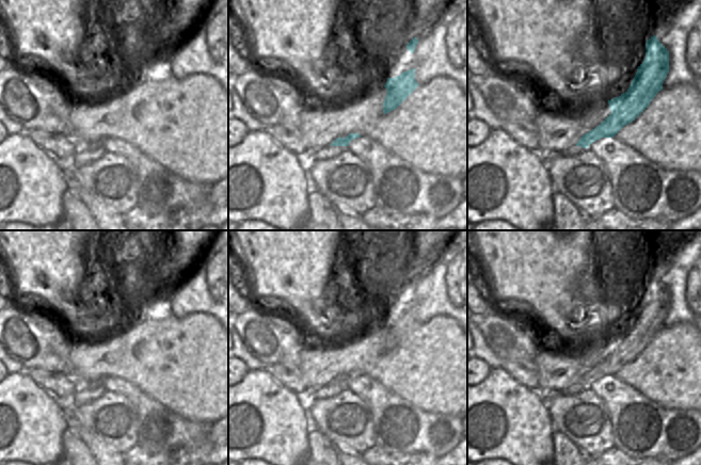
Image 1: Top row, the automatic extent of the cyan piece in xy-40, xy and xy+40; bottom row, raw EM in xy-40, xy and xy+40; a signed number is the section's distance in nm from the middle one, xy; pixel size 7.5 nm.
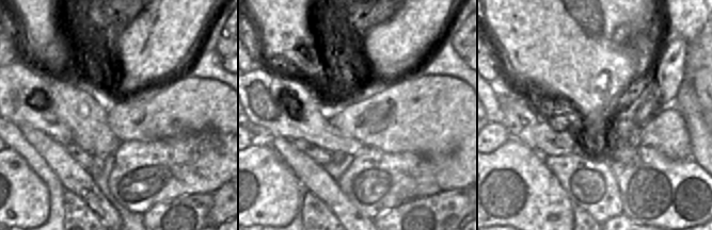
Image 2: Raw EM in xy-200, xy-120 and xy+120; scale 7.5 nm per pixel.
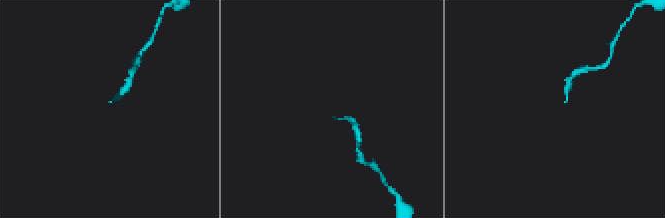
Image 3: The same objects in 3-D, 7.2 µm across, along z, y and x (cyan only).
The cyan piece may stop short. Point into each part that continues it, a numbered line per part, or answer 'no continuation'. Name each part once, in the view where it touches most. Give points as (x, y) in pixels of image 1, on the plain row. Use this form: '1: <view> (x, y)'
no continuation.

